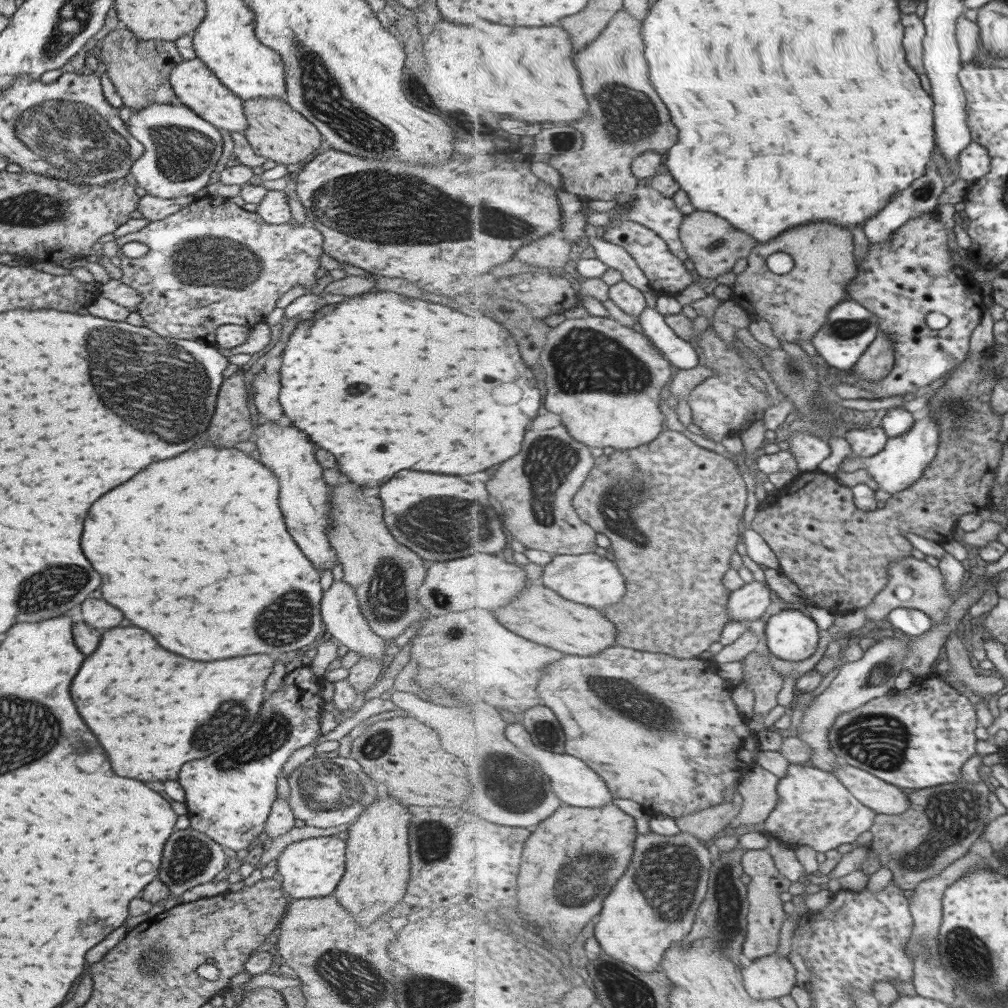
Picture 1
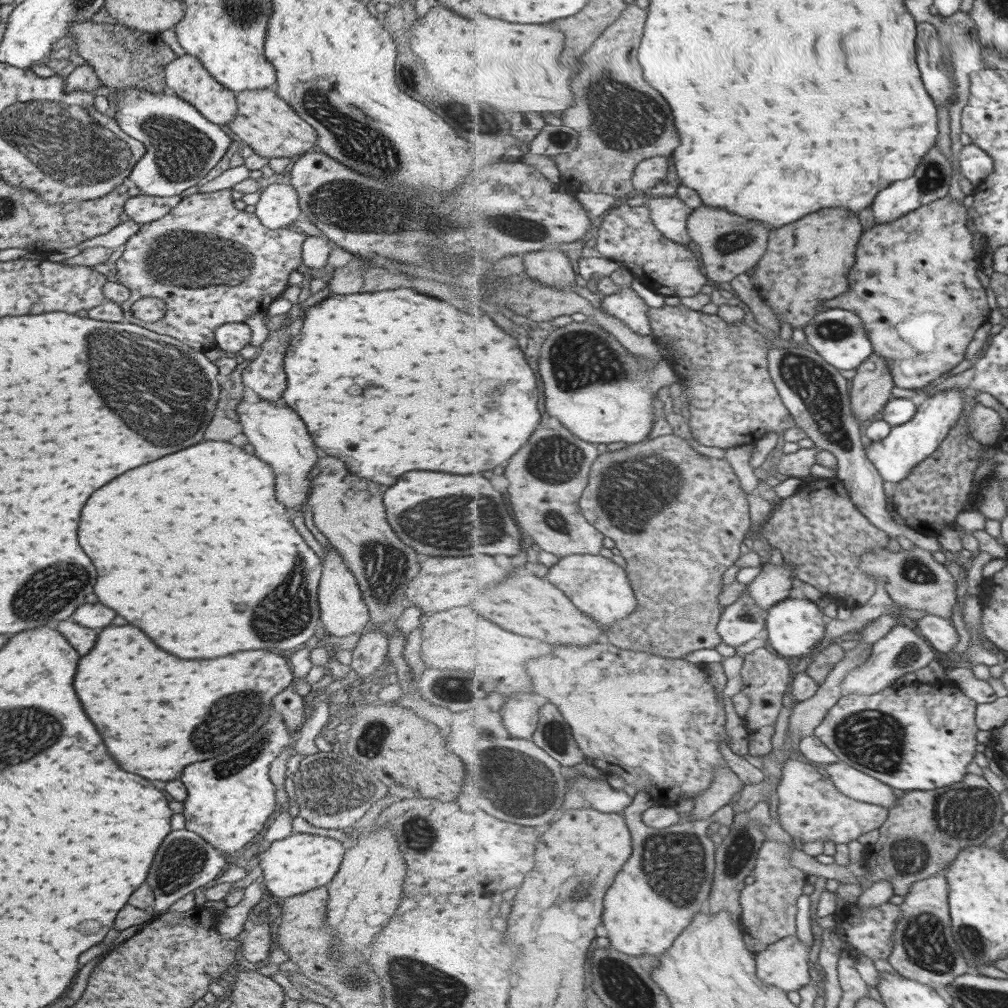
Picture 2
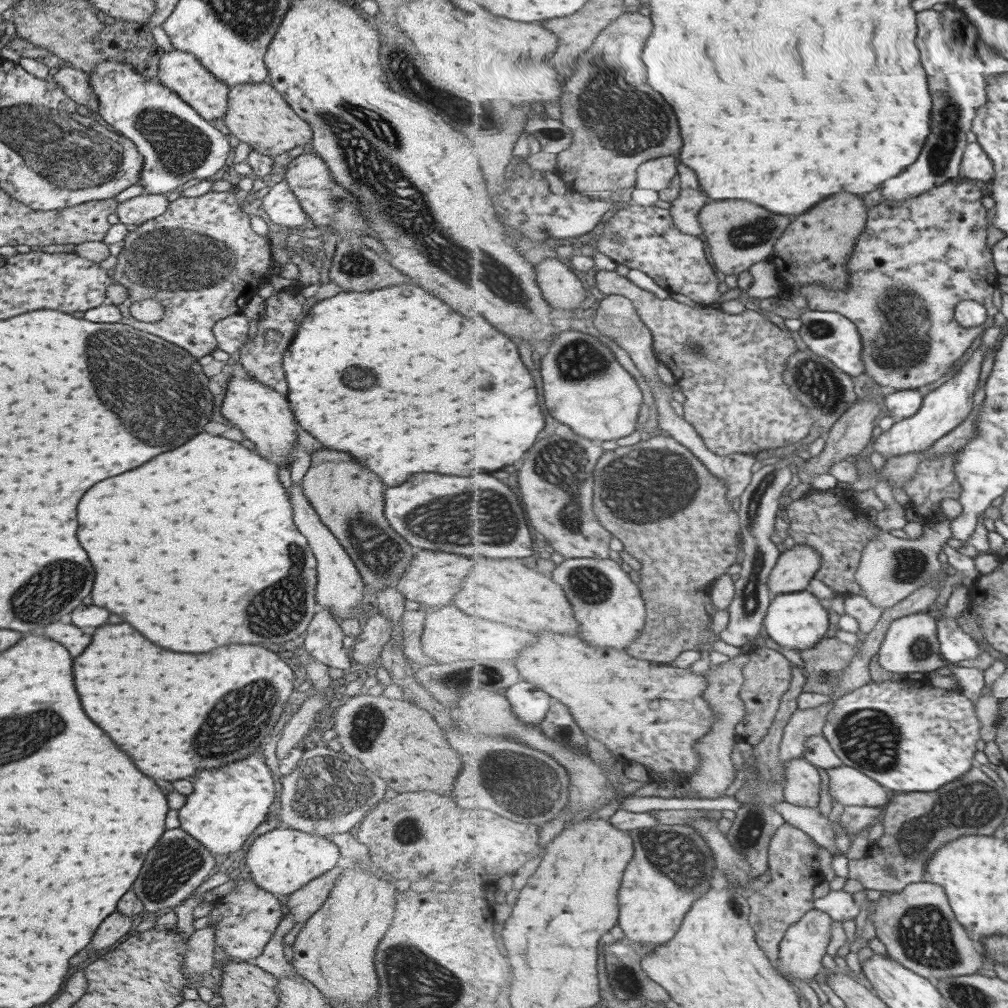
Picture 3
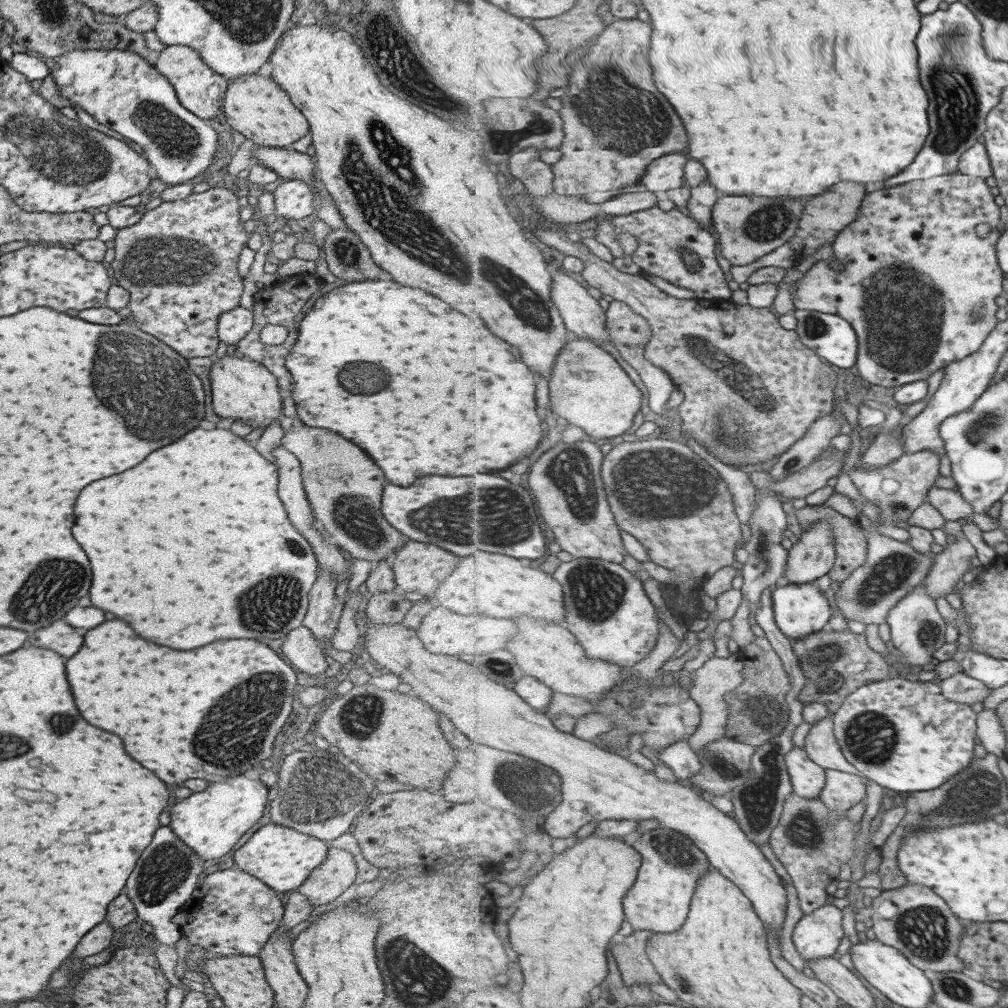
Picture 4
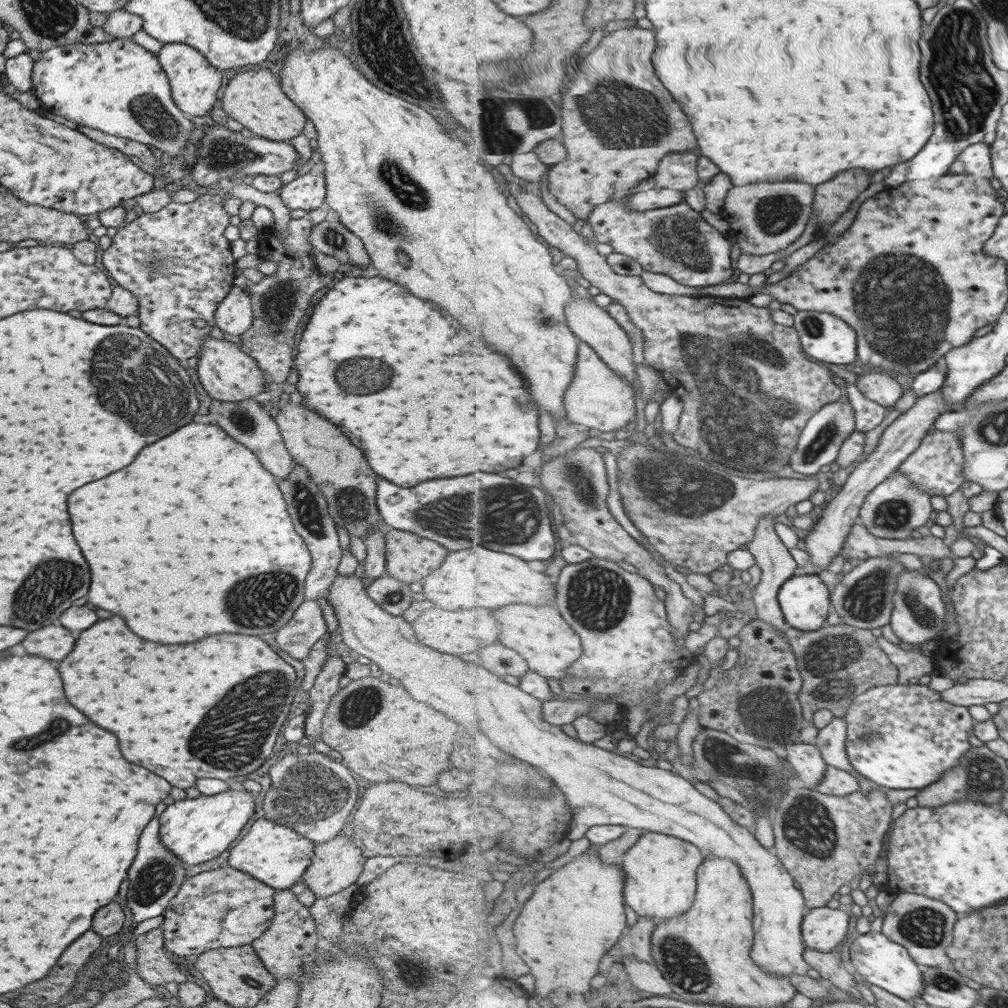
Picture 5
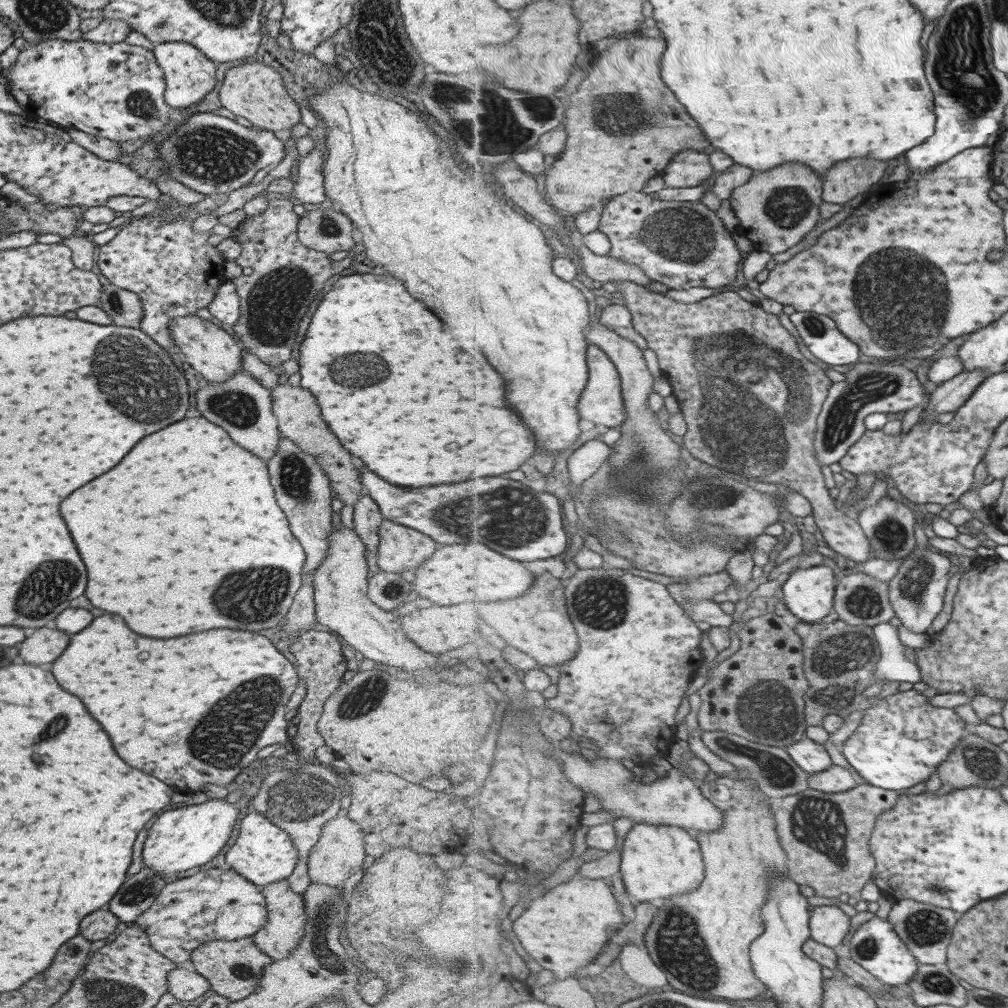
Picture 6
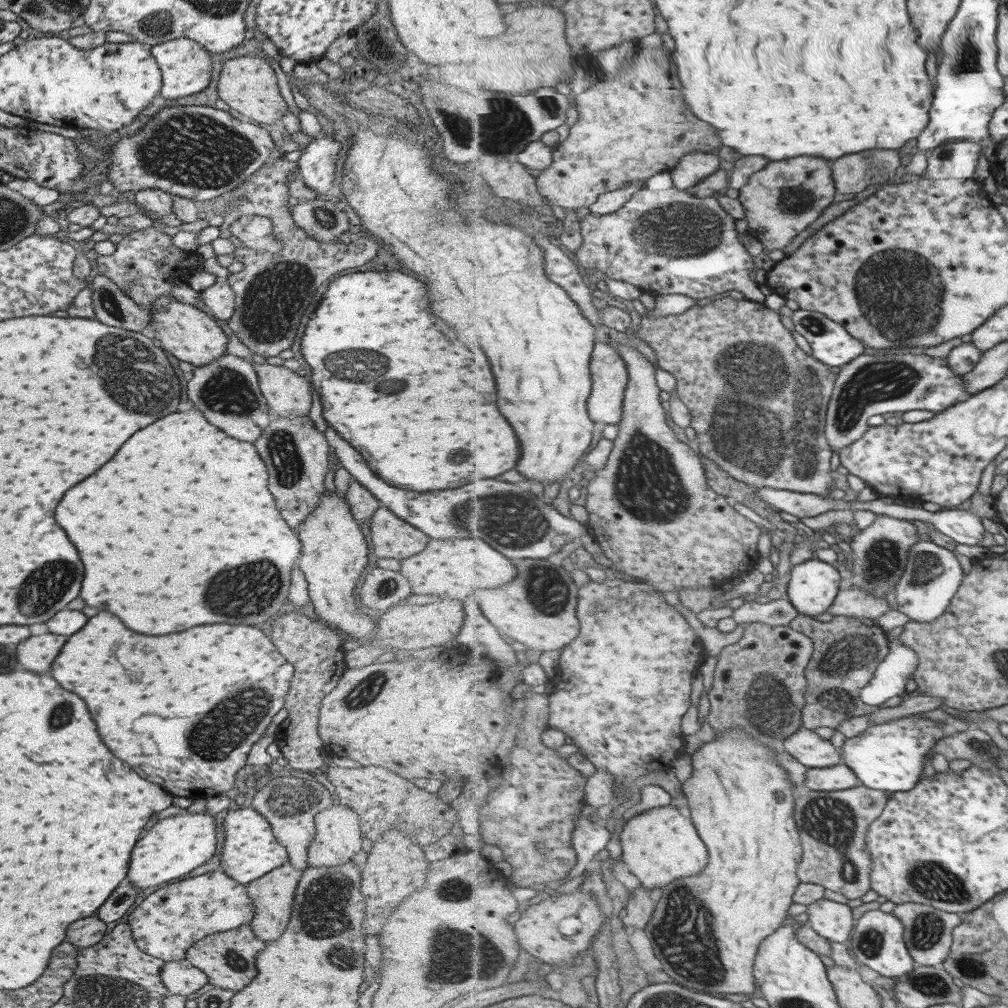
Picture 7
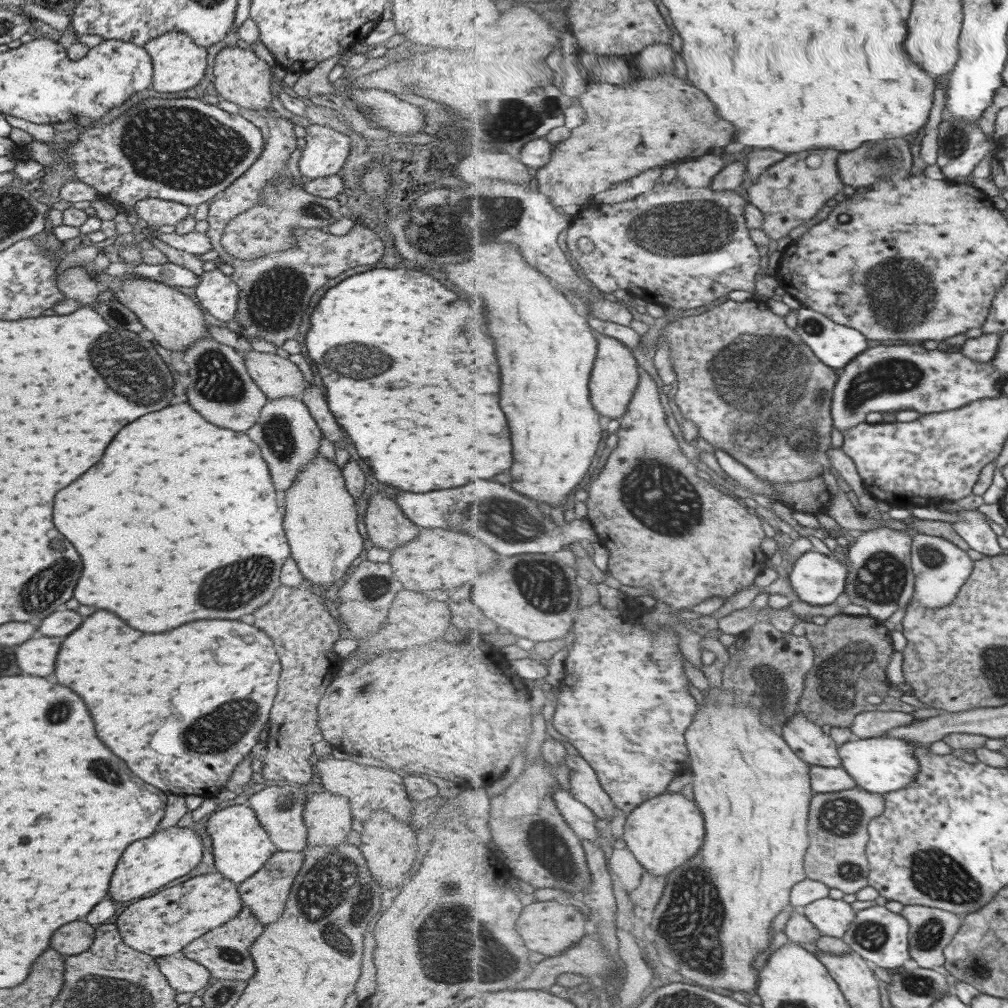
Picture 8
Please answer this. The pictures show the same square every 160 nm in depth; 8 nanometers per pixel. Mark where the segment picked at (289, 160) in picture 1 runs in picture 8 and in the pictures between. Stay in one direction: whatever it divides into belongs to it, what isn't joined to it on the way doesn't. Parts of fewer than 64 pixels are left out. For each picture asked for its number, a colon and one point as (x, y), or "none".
2: (264, 122)
3: (256, 114)
4: (256, 107)
5: (254, 98)
6: (253, 90)
7: (247, 84)
8: (239, 76)

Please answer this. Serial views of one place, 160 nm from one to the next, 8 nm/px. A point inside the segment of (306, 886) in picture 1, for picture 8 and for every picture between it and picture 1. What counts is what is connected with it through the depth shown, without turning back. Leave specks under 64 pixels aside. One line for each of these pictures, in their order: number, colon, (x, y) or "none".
2: (299, 862)
3: (281, 860)
4: (280, 857)
5: (275, 855)
6: (262, 853)
7: (249, 850)
8: (240, 846)

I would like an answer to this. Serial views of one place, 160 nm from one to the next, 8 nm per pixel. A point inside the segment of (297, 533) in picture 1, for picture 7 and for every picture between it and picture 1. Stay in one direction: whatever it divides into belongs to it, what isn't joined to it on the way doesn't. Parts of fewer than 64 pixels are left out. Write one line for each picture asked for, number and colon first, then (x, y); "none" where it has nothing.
2: (277, 436)
3: (262, 415)
4: (240, 388)
5: (227, 373)
6: (213, 353)
7: (190, 335)

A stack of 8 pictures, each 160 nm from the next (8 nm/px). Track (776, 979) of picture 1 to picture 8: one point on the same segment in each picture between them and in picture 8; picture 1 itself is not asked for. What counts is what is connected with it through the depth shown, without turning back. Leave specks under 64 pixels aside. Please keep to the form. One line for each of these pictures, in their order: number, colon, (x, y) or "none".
2: (785, 964)
3: (804, 946)
4: (817, 935)
5: (824, 928)
6: (829, 923)
7: (833, 920)
8: (833, 918)

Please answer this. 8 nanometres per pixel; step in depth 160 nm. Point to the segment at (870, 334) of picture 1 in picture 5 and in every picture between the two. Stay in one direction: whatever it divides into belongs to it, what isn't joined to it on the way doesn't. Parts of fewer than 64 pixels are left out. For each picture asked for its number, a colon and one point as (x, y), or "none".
2: (840, 336)
3: (830, 334)
4: (833, 338)
5: (829, 338)

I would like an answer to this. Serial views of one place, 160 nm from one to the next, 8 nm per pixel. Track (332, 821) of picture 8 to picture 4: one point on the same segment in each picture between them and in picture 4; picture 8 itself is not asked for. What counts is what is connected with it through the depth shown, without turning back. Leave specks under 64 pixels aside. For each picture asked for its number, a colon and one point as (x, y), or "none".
4: (336, 873)
5: (336, 863)
6: (338, 852)
7: (337, 838)

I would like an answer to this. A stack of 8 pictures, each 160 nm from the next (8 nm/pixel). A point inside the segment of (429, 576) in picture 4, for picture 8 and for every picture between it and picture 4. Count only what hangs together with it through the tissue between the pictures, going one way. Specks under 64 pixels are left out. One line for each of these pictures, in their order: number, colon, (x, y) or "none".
5: (409, 558)
6: (399, 547)
7: (392, 538)
8: (386, 527)

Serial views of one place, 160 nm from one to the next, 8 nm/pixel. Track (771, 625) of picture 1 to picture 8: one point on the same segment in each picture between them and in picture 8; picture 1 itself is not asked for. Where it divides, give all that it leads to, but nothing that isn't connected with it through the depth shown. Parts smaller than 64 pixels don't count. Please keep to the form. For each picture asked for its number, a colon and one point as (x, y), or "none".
2: (796, 627)
3: (797, 620)
4: (801, 609)
5: (804, 598)
6: (808, 592)
7: (813, 585)
8: (816, 578)

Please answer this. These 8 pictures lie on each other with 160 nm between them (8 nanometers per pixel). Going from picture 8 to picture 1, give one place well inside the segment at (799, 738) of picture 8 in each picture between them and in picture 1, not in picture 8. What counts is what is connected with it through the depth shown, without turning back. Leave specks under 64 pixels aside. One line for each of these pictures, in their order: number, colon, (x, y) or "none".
1: (815, 808)
2: (811, 808)
3: (802, 787)
4: (808, 778)
5: (806, 760)
6: (811, 757)
7: (806, 746)

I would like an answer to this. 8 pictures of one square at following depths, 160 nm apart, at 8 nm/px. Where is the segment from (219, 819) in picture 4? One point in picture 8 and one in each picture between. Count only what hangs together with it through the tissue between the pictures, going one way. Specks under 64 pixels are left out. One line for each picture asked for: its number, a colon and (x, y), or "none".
5: (195, 830)
6: (182, 838)
7: (174, 845)
8: (150, 862)

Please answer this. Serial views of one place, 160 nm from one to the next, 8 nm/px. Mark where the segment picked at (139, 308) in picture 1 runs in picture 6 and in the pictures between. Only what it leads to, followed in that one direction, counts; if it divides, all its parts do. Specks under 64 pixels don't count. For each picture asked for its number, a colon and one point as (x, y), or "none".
2: (211, 264)
3: (201, 261)
4: (178, 262)
5: (176, 262)
6: (173, 271)

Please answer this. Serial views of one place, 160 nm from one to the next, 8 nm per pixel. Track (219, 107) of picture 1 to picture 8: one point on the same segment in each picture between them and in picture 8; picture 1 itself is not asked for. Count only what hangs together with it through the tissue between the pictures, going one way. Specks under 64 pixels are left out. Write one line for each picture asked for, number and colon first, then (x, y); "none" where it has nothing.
2: (185, 75)
3: (181, 72)
4: (200, 90)
5: (193, 82)
6: (188, 75)
7: (185, 68)
8: (177, 63)

